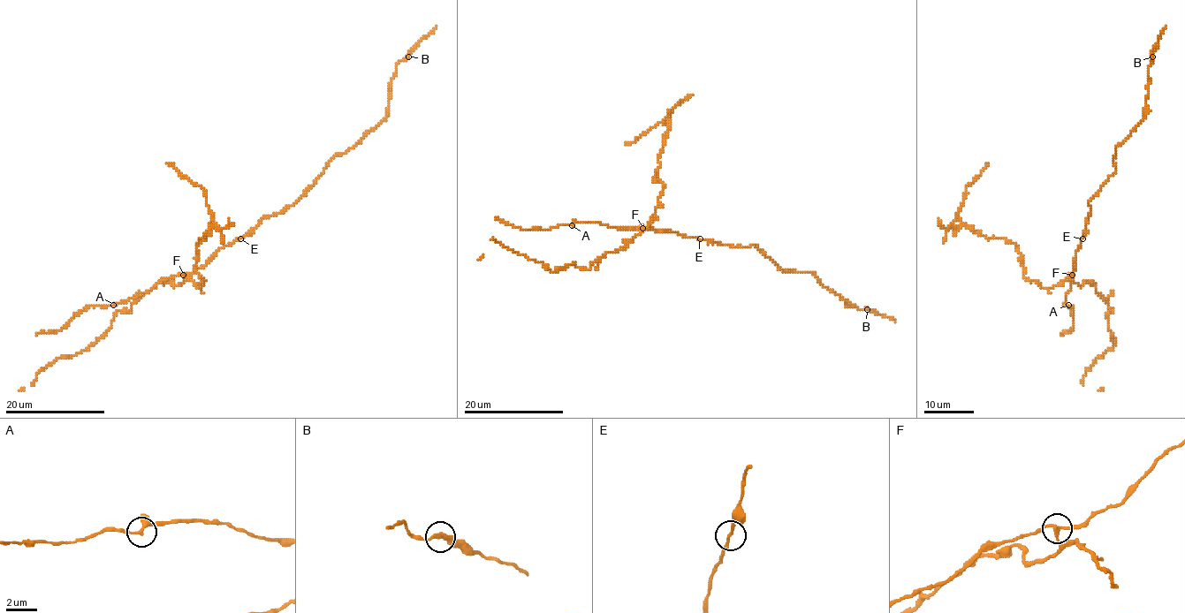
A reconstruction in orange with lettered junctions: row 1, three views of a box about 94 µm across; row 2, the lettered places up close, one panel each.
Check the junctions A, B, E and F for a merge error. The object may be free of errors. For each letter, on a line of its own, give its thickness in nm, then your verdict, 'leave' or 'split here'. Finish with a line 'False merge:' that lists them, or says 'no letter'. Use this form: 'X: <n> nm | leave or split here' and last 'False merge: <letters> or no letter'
A: 240 nm | leave
B: 280 nm | leave
E: 160 nm | leave
F: 220 nm | split here
False merge: F

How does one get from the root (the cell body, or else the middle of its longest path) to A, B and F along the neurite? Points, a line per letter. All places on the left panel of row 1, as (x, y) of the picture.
A: (239, 238), (222, 247), (201, 268), (191, 274), (179, 274), (161, 280), (148, 291), (113, 305)
B: (239, 238), (244, 238), (264, 217), (288, 208), (336, 155), (353, 147), (385, 117), (395, 66), (408, 56)
F: (239, 238), (222, 247), (201, 268), (183, 275)

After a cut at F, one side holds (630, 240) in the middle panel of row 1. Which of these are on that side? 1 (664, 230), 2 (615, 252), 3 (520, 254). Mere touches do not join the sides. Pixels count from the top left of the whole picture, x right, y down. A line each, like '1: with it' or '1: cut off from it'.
1: cut off from it
2: with it
3: with it

